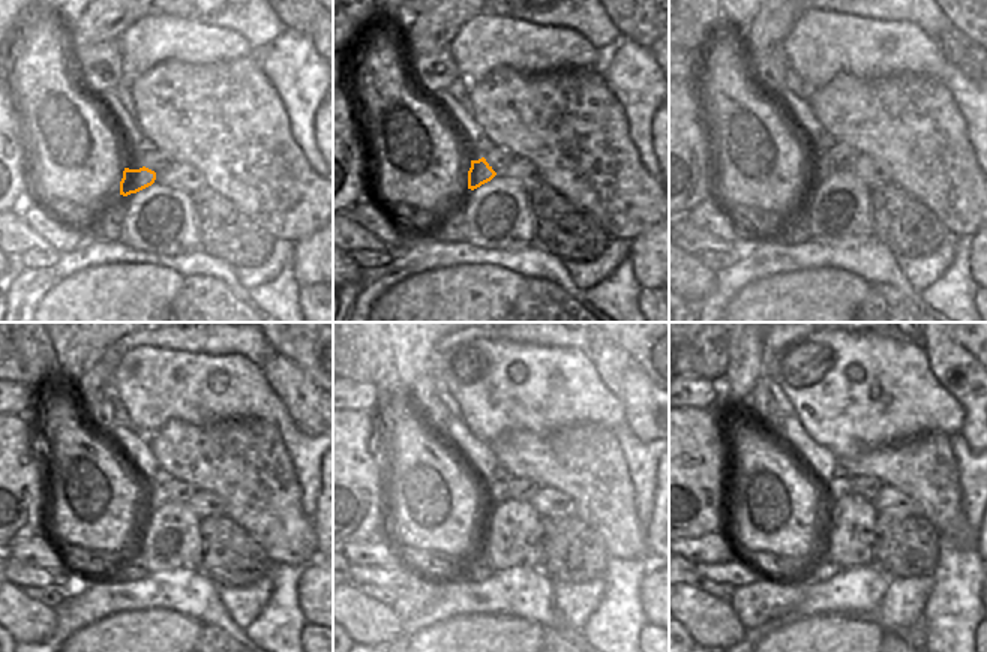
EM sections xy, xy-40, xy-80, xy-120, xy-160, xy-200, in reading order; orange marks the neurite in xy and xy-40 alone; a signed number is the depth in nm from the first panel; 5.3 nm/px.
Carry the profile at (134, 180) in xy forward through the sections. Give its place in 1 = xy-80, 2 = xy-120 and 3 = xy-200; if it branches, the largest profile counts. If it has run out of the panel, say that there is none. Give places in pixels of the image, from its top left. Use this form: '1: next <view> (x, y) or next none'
1: next xy-80 (819, 168)
2: next xy-120 (155, 498)
3: next xy-200 (836, 487)

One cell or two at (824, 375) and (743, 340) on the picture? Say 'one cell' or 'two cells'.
two cells

